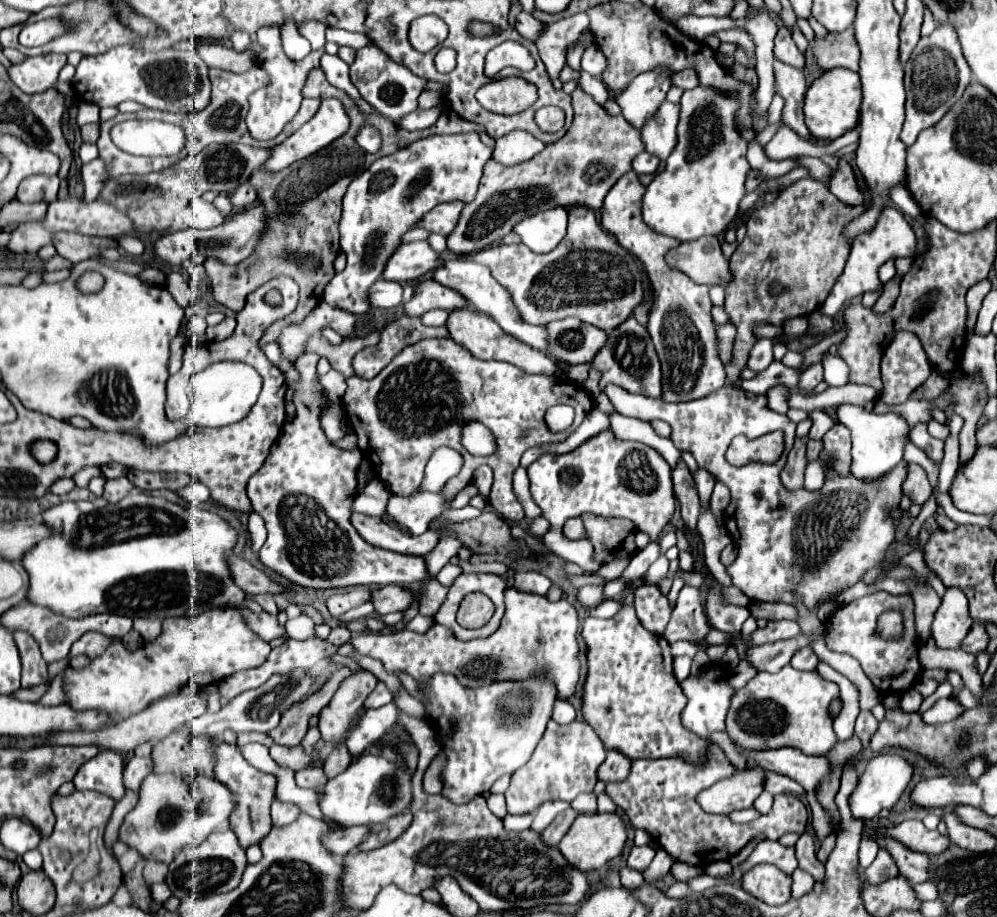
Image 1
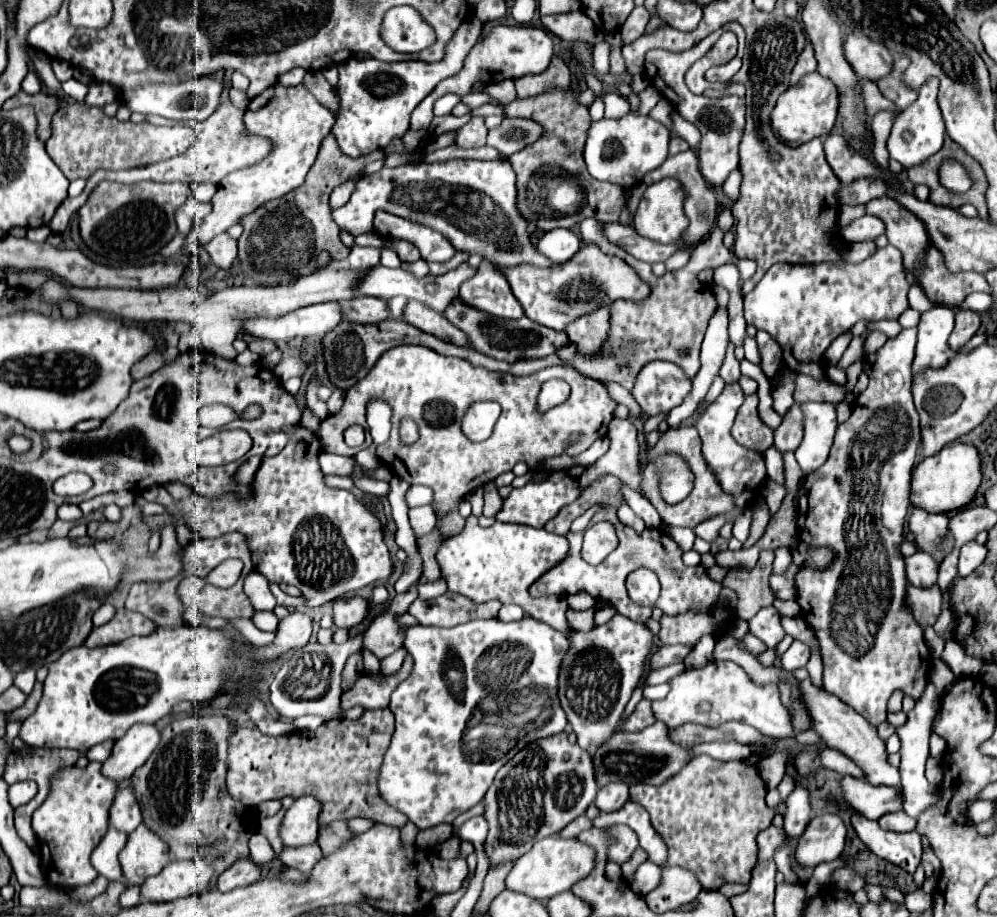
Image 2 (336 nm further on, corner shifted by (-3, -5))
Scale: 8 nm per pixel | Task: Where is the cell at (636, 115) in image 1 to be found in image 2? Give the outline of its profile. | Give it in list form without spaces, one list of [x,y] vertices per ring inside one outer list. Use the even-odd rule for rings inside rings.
[[[628,112],[618,120],[602,118],[592,122],[582,154],[592,178],[620,184],[624,190],[630,190],[642,182],[648,170],[658,168],[668,158],[668,140],[670,132],[664,124],[652,120],[650,116]]]

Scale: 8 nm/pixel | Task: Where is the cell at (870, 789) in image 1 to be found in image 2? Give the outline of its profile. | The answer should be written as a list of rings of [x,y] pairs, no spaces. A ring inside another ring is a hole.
[[[822,814],[808,822],[804,834],[796,844],[796,864],[806,868],[816,868],[820,862],[836,860],[846,842],[846,828],[840,816]]]

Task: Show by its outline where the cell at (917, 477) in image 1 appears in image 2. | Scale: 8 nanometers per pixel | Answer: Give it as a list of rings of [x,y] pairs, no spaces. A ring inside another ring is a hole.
[[[912,508],[908,518],[908,528],[916,536],[918,550],[930,554],[938,562],[944,560],[942,544],[948,536],[948,516],[946,514],[930,514],[922,508]]]

